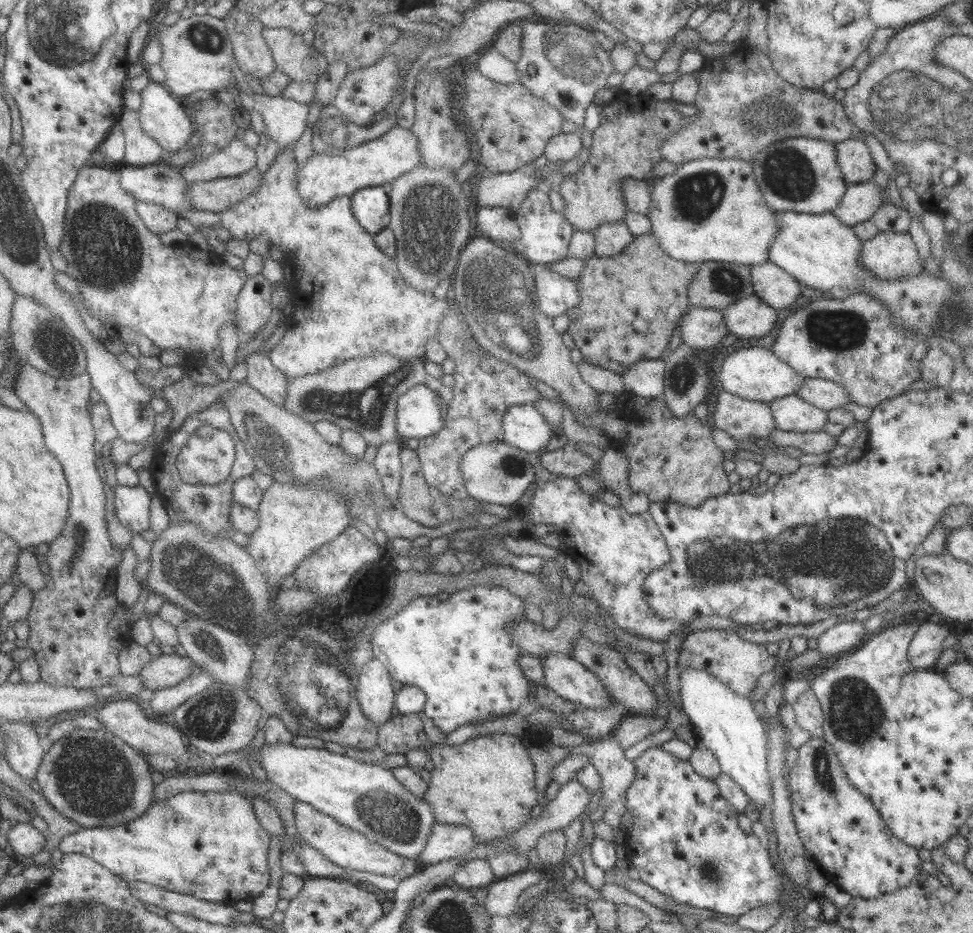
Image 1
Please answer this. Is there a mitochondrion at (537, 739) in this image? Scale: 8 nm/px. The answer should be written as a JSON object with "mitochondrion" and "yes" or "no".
{"mitochondrion":"no"}

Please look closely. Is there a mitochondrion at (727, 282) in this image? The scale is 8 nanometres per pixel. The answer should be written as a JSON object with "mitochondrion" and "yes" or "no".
{"mitochondrion":"yes"}

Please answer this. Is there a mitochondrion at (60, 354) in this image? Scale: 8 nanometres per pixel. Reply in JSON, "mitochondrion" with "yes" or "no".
{"mitochondrion":"yes"}

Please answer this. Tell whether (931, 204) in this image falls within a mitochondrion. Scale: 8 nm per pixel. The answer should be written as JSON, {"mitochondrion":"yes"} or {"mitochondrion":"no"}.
{"mitochondrion":"no"}

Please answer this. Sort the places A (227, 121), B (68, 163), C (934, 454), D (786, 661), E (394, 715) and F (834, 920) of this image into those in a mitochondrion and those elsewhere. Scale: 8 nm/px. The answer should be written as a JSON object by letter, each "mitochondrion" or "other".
{"A":"other","B":"other","C":"other","D":"other","E":"other","F":"other"}

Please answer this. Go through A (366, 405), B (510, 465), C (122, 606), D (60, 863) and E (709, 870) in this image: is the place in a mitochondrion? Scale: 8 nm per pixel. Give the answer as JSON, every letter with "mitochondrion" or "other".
{"A":"mitochondrion","B":"mitochondrion","C":"other","D":"other","E":"mitochondrion"}

